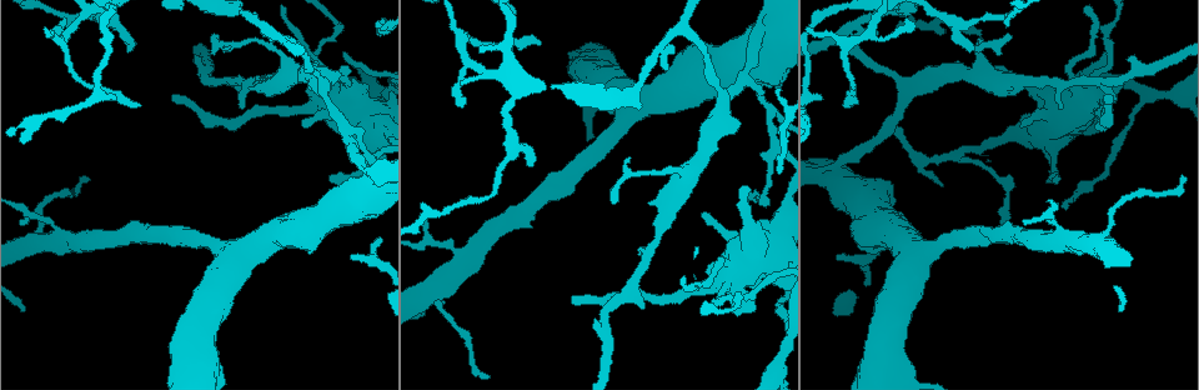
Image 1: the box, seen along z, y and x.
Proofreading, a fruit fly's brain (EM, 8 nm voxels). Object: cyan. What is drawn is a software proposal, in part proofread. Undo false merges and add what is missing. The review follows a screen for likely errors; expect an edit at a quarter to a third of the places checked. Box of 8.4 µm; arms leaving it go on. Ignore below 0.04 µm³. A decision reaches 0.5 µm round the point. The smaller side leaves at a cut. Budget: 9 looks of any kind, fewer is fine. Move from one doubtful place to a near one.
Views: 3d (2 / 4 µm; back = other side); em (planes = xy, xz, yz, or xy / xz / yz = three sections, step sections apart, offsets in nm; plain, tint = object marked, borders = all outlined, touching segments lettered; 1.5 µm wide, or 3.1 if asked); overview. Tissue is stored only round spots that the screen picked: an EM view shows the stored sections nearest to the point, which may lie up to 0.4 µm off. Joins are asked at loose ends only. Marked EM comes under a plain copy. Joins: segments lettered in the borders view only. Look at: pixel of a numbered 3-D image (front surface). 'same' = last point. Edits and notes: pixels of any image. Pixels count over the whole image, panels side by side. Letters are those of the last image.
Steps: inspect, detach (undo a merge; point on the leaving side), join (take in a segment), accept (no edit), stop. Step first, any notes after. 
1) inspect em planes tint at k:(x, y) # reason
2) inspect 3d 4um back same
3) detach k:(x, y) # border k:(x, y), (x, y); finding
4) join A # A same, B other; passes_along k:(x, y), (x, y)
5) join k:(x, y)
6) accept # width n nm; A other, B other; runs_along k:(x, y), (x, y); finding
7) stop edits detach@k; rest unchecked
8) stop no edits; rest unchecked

inspect 3d 4um at 1:(335, 30) # sharp bend

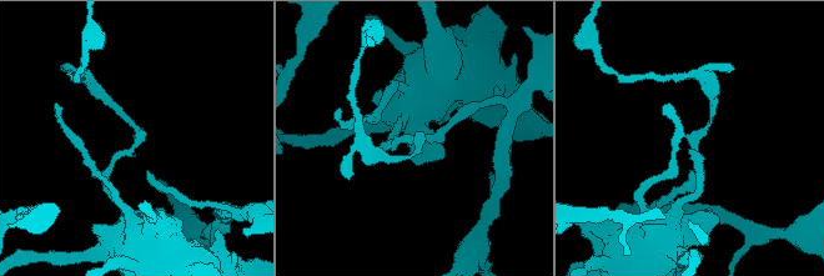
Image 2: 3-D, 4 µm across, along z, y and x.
inspect em planes tint at 2:(414, 143) # shape alone is not enough

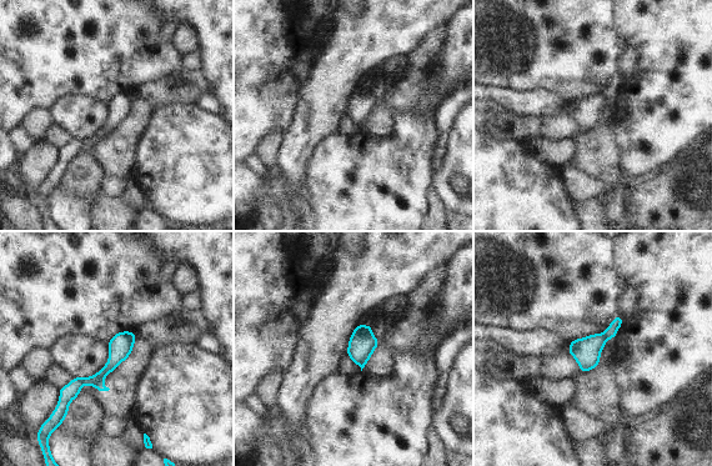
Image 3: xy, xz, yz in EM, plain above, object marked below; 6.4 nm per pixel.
inspect em planes borders same # see the neighbours

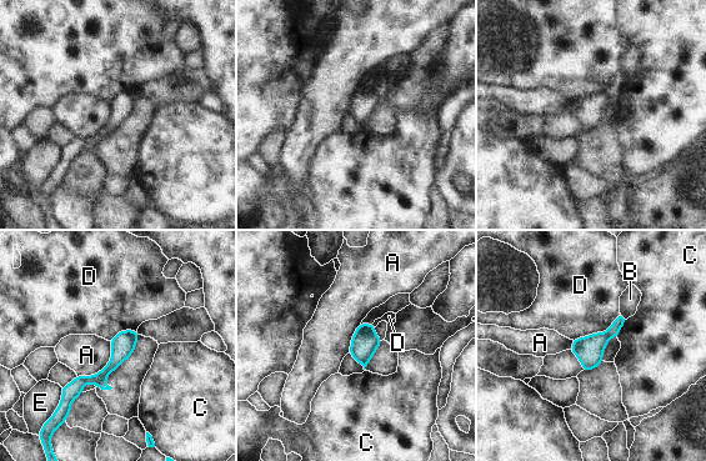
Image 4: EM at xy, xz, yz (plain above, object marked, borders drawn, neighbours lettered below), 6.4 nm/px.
detach 4:(589, 350) # width 160 nm; A other, B other, C other, D other, E other; part_leaving 4:(134, 334), (68, 406); a second neuron is stuck on

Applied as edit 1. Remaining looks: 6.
inspect overview # redraw

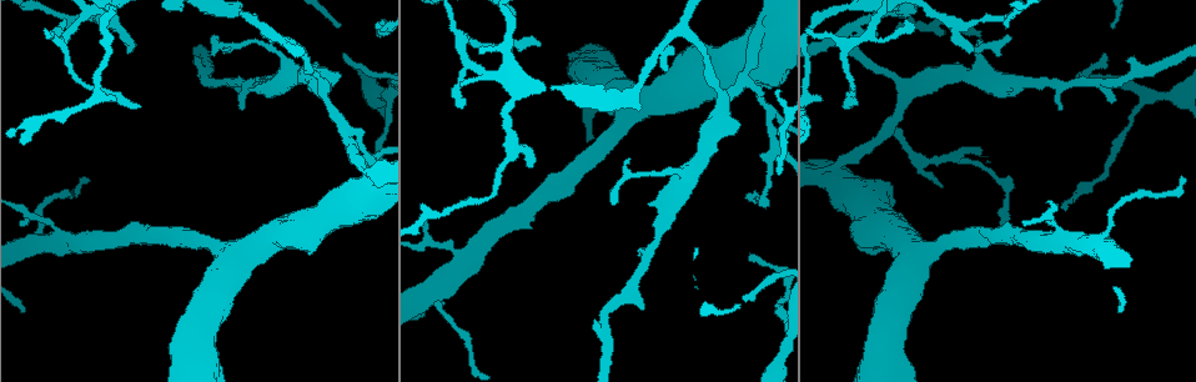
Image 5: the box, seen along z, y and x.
inspect 3d 2um at 5:(918, 161) # two arms in line, one across

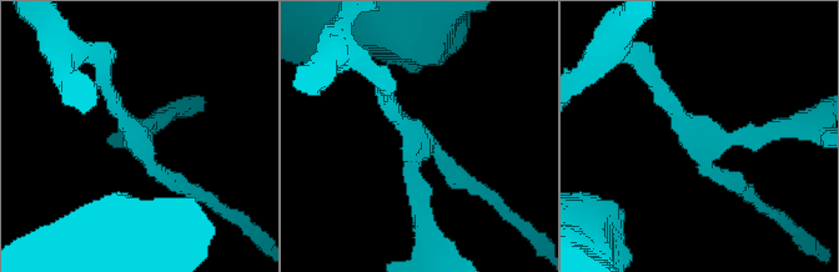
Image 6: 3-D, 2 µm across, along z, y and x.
inspect em planes tint at 6:(135, 141) # arms 3

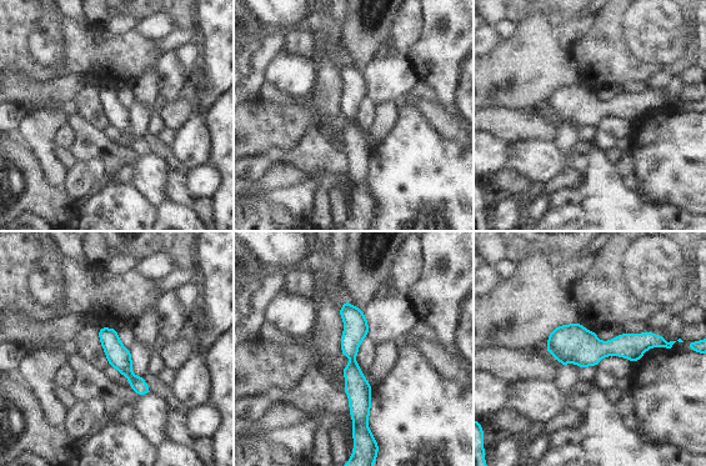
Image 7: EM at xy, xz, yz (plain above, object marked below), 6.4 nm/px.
inspect em planes borders same

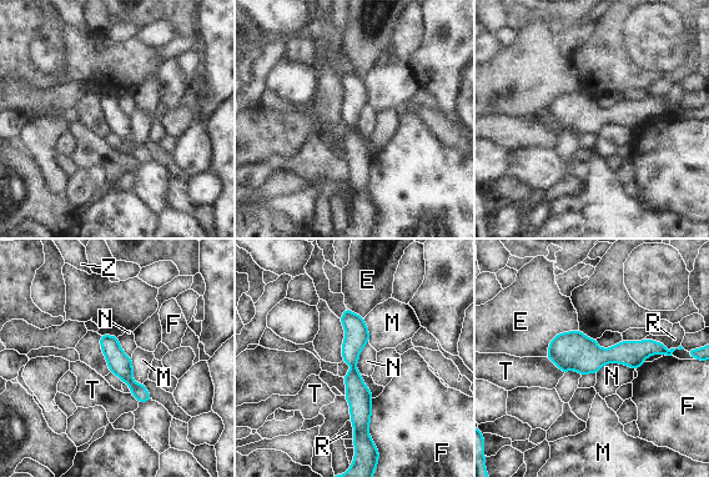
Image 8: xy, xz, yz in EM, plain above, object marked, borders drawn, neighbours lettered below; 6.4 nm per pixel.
accept # longest_contact F 280 nm; E other, F other, M other, N other, R other, T other, Z other; runs_along 8:(346, 312), (365, 432); all the same neuron

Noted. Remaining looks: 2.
inspect em xy step 4 tint at 5:(1021, 222)

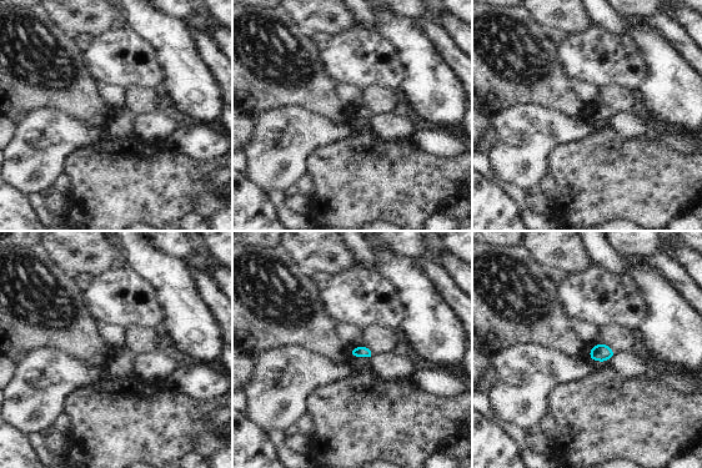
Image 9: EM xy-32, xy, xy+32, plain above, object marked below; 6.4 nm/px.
inspect em planes borders same

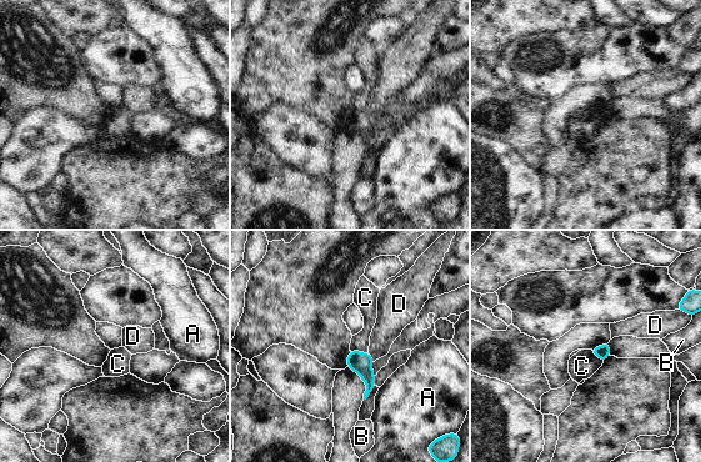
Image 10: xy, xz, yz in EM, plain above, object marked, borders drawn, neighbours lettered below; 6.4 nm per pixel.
accept # width 90 nm; A other, B other, C other, D other; border 10:(350, 350), (367, 353); no lettered segment goes on from it

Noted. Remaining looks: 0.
stop edits detach@4; rest unchecked

